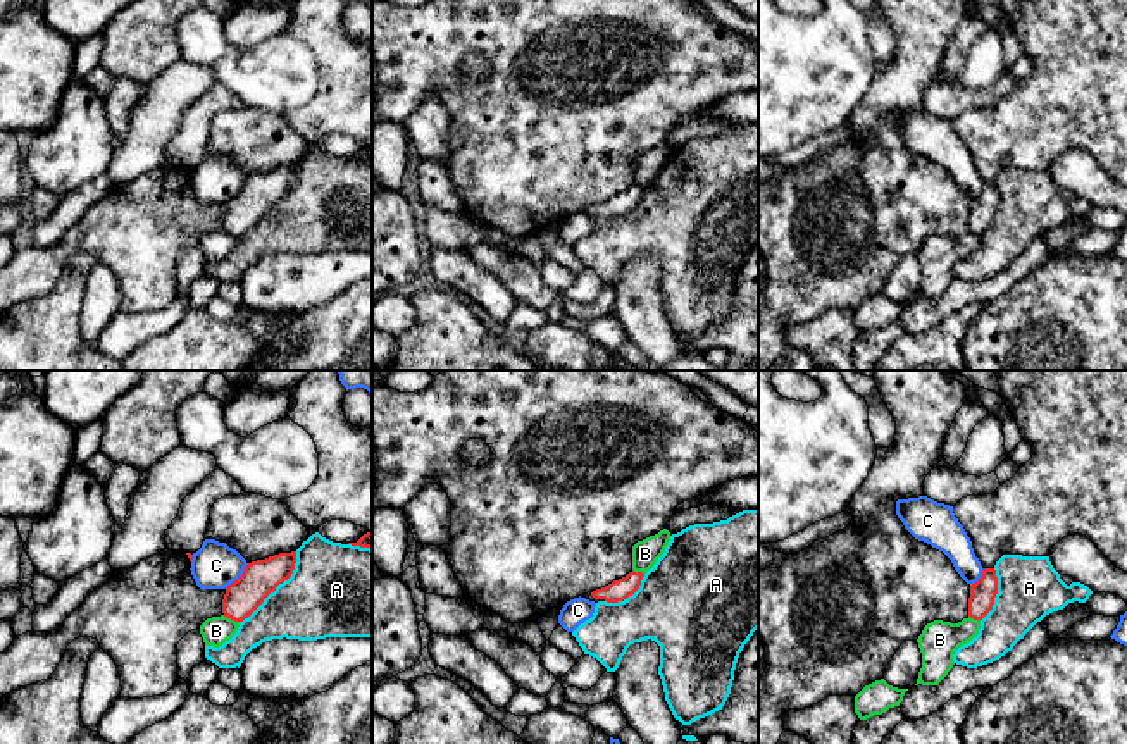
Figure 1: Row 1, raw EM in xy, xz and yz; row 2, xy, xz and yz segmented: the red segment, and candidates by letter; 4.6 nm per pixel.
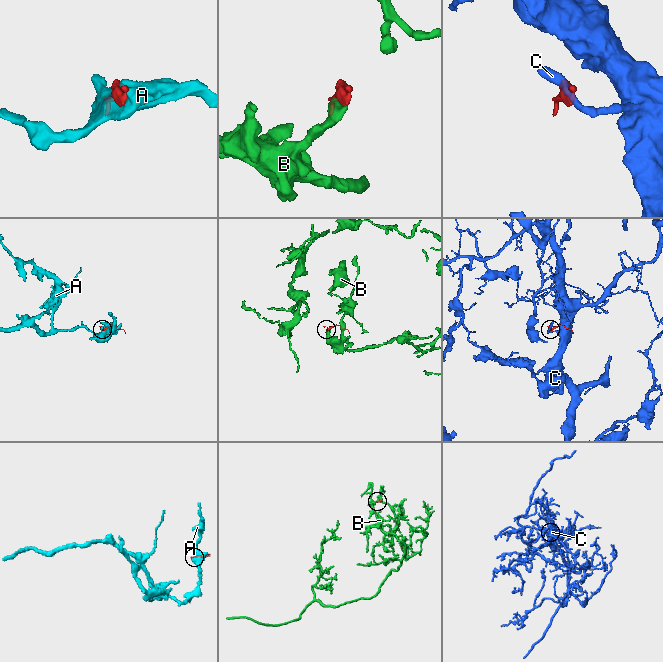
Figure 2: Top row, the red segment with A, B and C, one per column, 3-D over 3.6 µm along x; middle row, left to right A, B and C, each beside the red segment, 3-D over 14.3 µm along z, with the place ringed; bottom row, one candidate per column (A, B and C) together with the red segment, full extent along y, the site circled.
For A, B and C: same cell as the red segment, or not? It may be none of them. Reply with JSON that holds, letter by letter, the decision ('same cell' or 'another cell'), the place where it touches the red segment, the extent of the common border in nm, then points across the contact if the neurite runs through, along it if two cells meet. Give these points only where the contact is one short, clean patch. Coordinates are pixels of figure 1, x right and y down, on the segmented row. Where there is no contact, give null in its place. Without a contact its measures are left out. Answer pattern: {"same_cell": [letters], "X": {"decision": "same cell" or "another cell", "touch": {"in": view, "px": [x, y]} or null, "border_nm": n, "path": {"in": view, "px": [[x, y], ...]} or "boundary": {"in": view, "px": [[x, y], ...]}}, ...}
{"same_cell": [], "A": {"decision": "another cell", "touch": {"in": "xy", "px": [276, 586]}, "border_nm": 420}, "B": {"decision": "another cell", "touch": {"in": "xy", "px": [231, 619]}, "border_nm": 90, "boundary": {"in": "xy", "px": [[223, 615], [238, 622]]}}, "C": {"decision": "another cell", "touch": {"in": "xy", "px": [240, 577]}, "border_nm": 170, "boundary": {"in": "xy", "px": [[249, 564], [224, 588]]}}}

